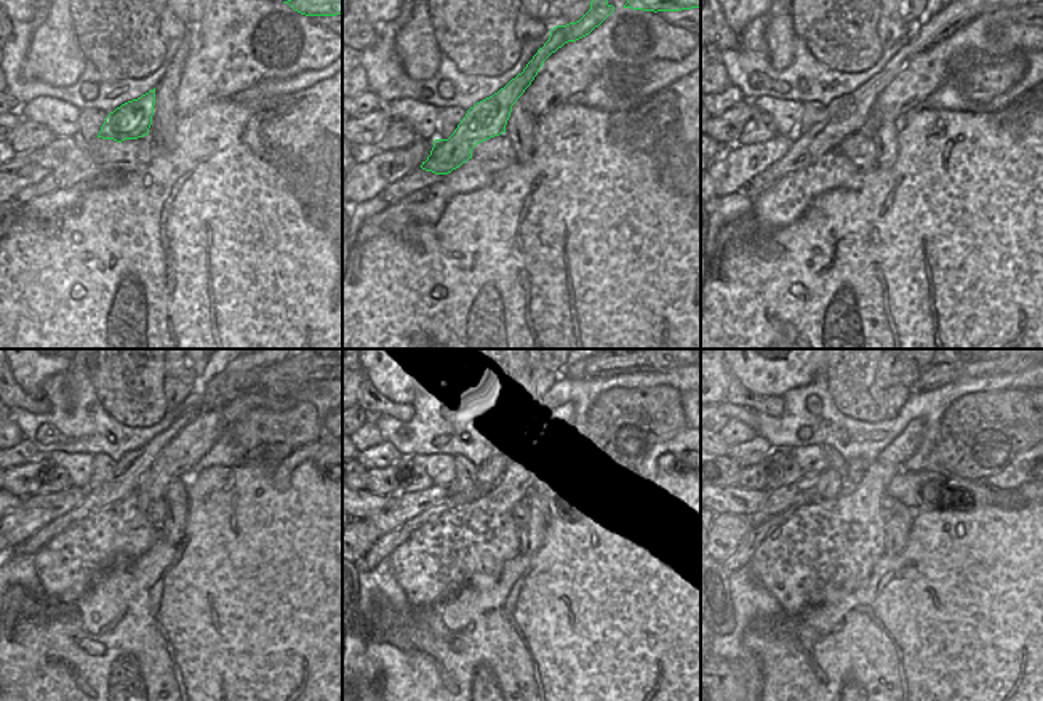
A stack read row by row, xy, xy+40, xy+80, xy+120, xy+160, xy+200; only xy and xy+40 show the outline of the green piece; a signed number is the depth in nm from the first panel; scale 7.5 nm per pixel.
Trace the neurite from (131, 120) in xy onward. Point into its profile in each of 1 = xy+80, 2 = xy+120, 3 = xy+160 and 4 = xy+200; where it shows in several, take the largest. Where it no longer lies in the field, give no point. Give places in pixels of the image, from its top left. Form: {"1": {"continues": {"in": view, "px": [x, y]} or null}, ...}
{"1": {"continues": {"in": "xy+80", "px": [845, 116]}}, "2": {"continues": {"in": "xy+120", "px": [226, 386]}}, "3": {"continues": {"in": "xy+160", "px": [488, 472]}}, "4": {"continues": {"in": "xy+200", "px": [741, 556]}}}

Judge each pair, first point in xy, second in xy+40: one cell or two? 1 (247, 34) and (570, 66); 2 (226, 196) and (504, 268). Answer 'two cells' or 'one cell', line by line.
1: one cell
2: one cell

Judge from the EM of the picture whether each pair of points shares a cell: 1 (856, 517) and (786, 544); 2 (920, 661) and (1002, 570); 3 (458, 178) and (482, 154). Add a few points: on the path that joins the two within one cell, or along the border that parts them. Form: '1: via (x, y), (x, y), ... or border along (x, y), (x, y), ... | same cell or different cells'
1: via (839, 535), (829, 544), (803, 544) | same cell
2: via (943, 639), (989, 592) | same cell
3: border along (472, 157), (491, 173) | different cells

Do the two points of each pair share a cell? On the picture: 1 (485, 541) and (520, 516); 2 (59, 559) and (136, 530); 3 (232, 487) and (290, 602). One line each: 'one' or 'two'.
1: two
2: one
3: one

